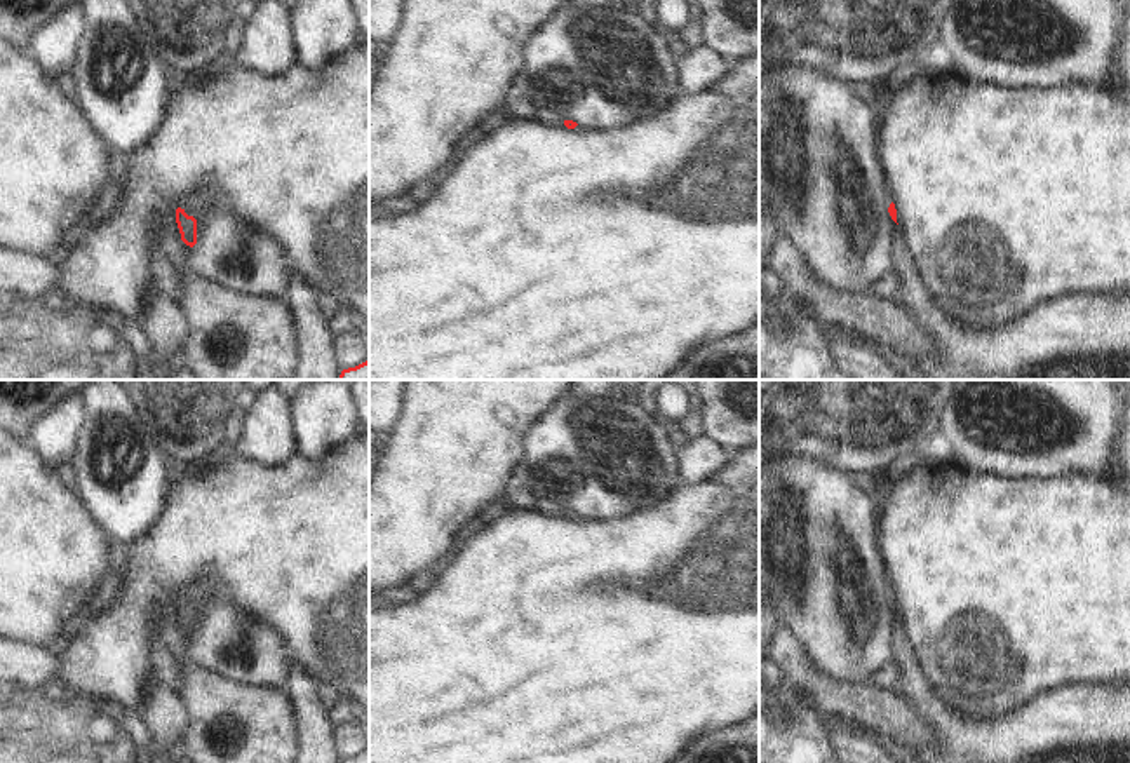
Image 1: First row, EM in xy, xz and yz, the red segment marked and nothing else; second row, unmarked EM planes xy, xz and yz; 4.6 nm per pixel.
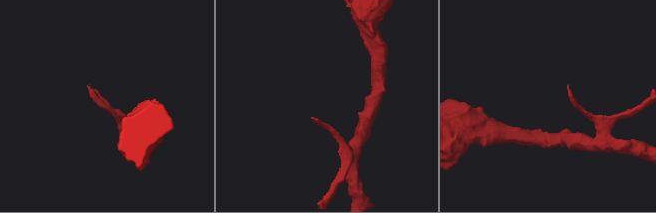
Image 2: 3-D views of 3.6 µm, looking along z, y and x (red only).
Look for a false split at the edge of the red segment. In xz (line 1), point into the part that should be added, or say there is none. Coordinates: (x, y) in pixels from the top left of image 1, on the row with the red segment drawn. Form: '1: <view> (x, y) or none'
1: none

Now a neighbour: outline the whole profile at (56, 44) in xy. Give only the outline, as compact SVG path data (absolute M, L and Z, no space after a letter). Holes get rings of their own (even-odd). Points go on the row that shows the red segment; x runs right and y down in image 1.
M78 3L38 30L28 49L52 78L59 78L75 70L84 30L84 5Z

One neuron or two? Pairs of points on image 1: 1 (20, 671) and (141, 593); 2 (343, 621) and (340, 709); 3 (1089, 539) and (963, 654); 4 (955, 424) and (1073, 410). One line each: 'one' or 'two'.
1: two
2: two
3: one
4: one

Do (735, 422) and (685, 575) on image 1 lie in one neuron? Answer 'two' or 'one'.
two

